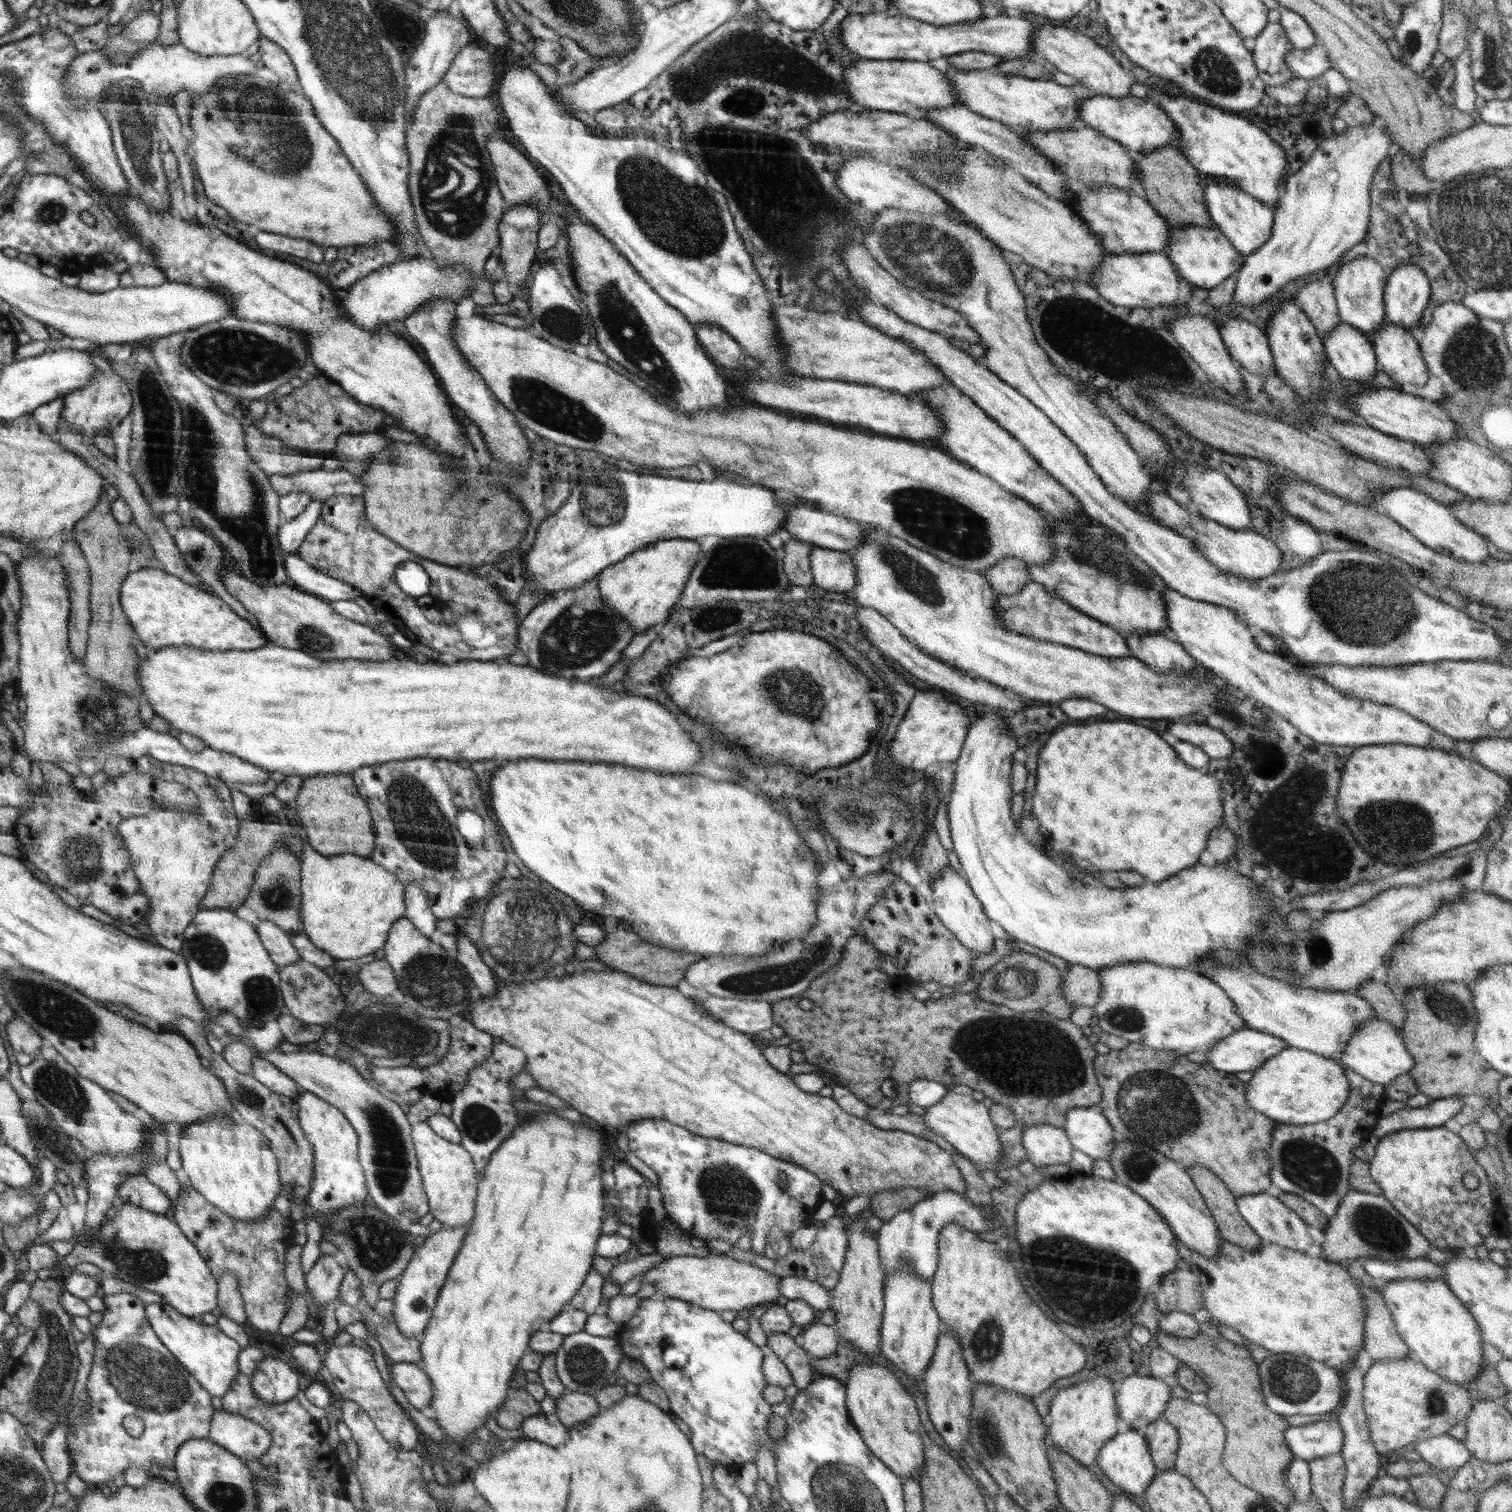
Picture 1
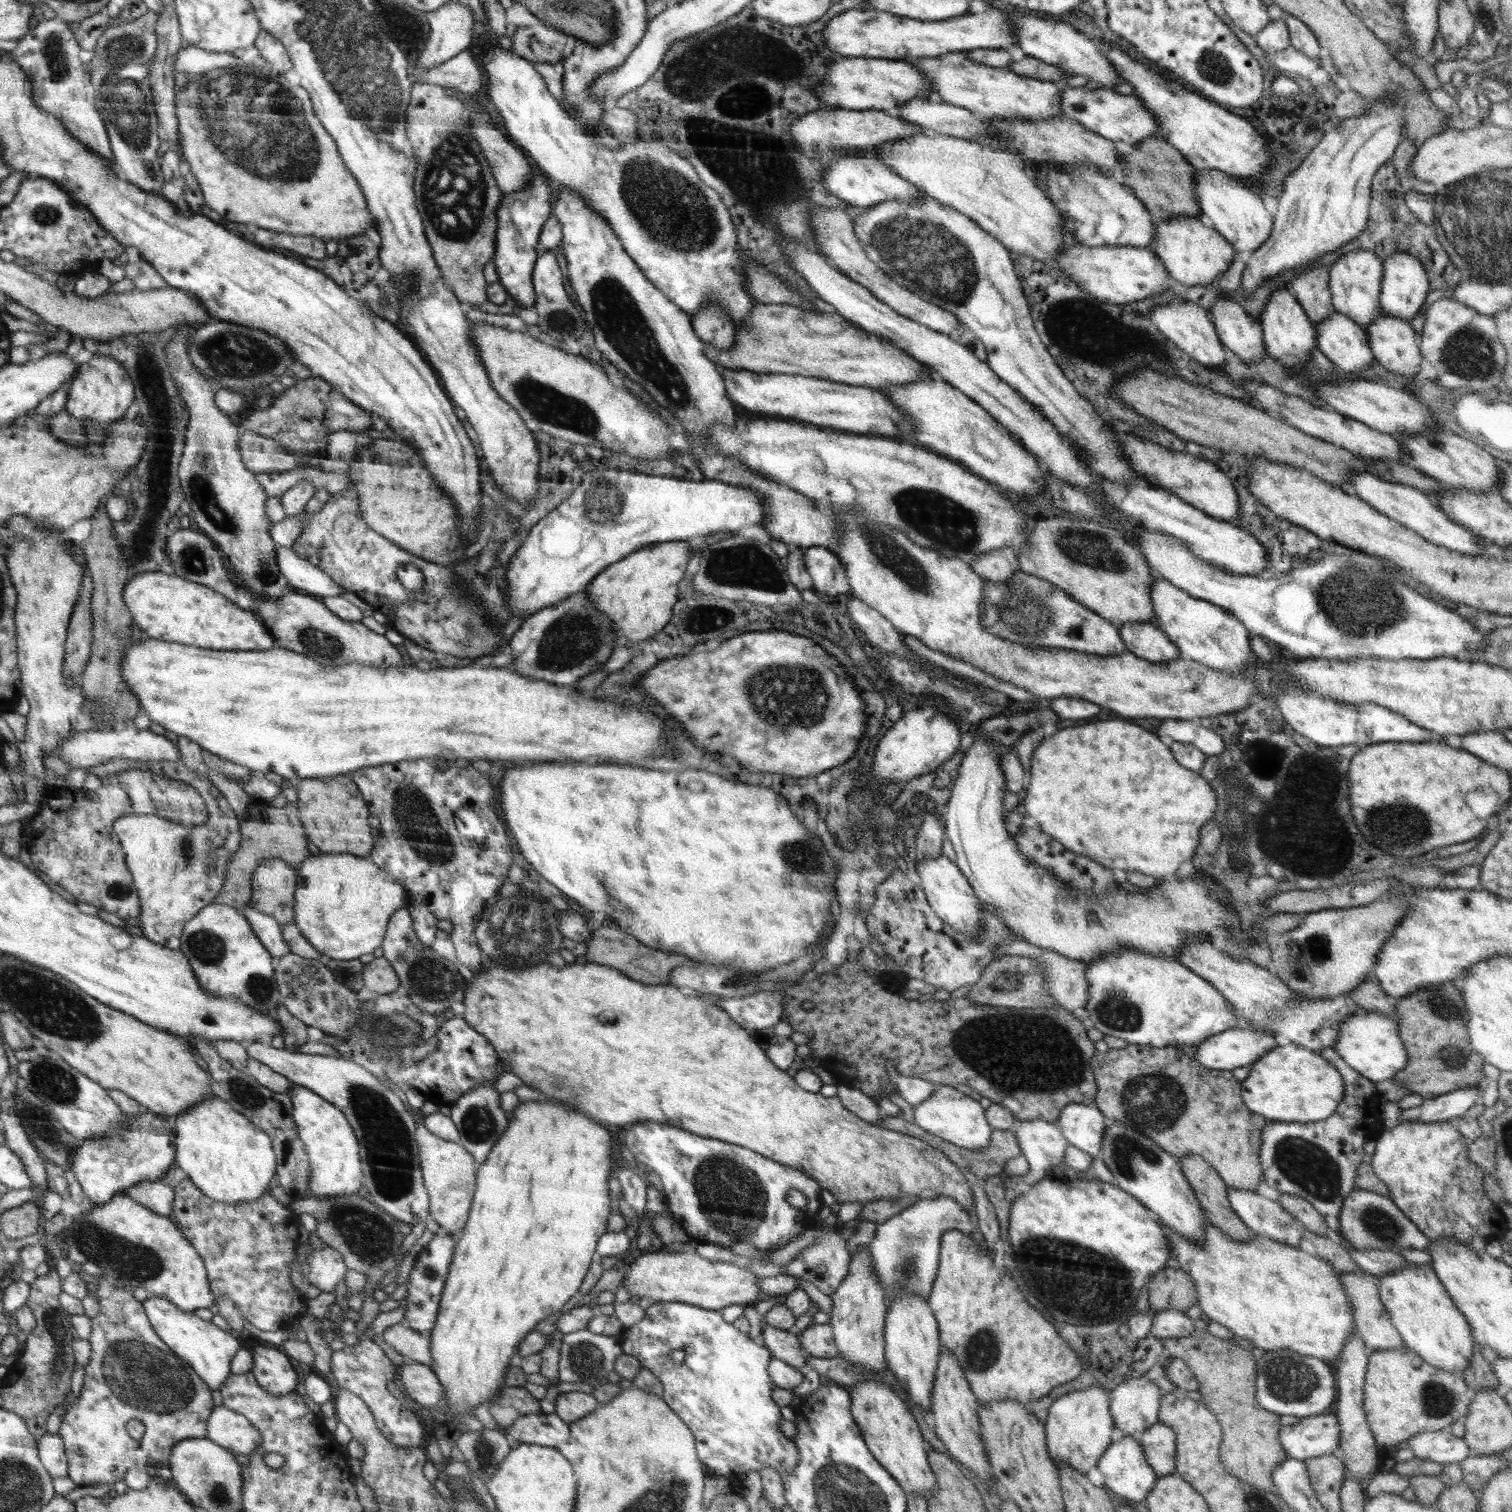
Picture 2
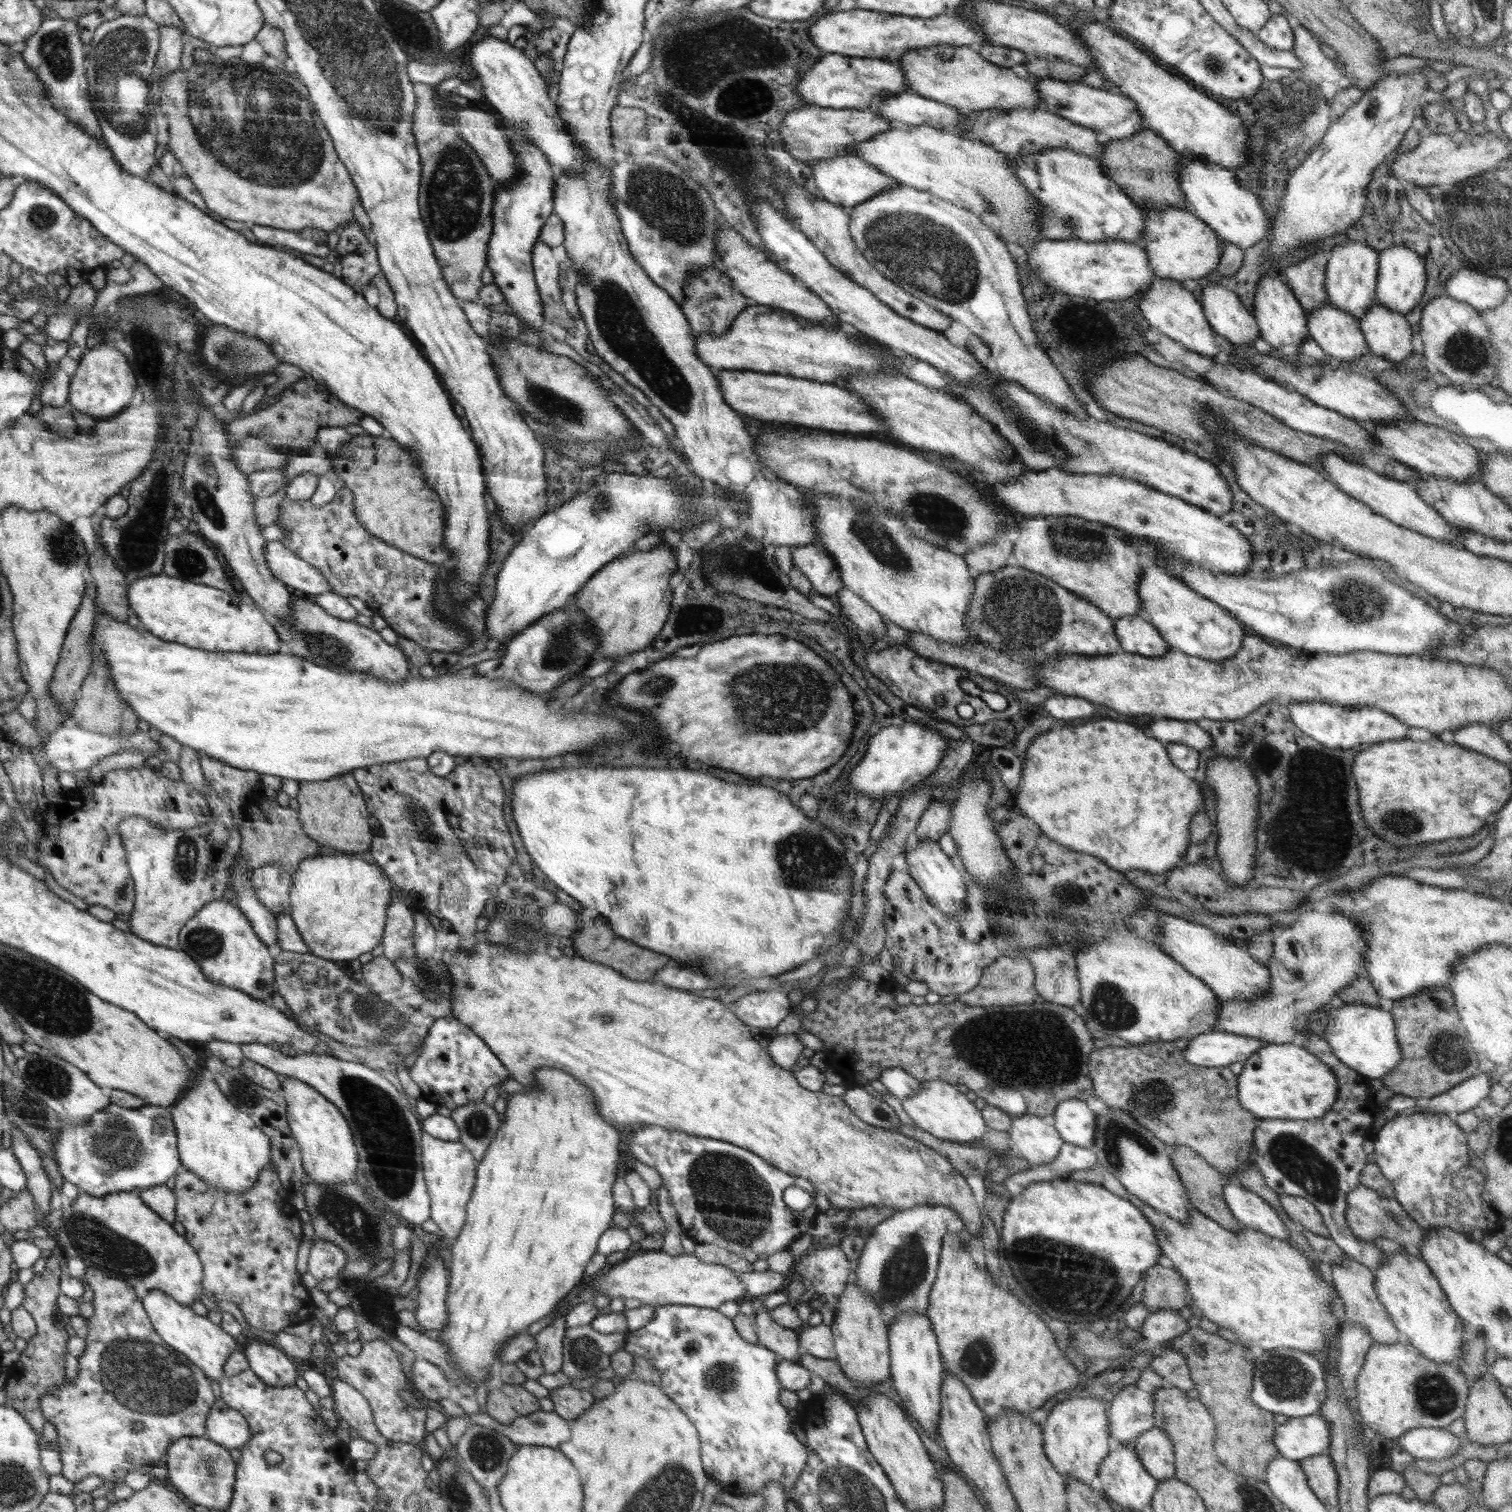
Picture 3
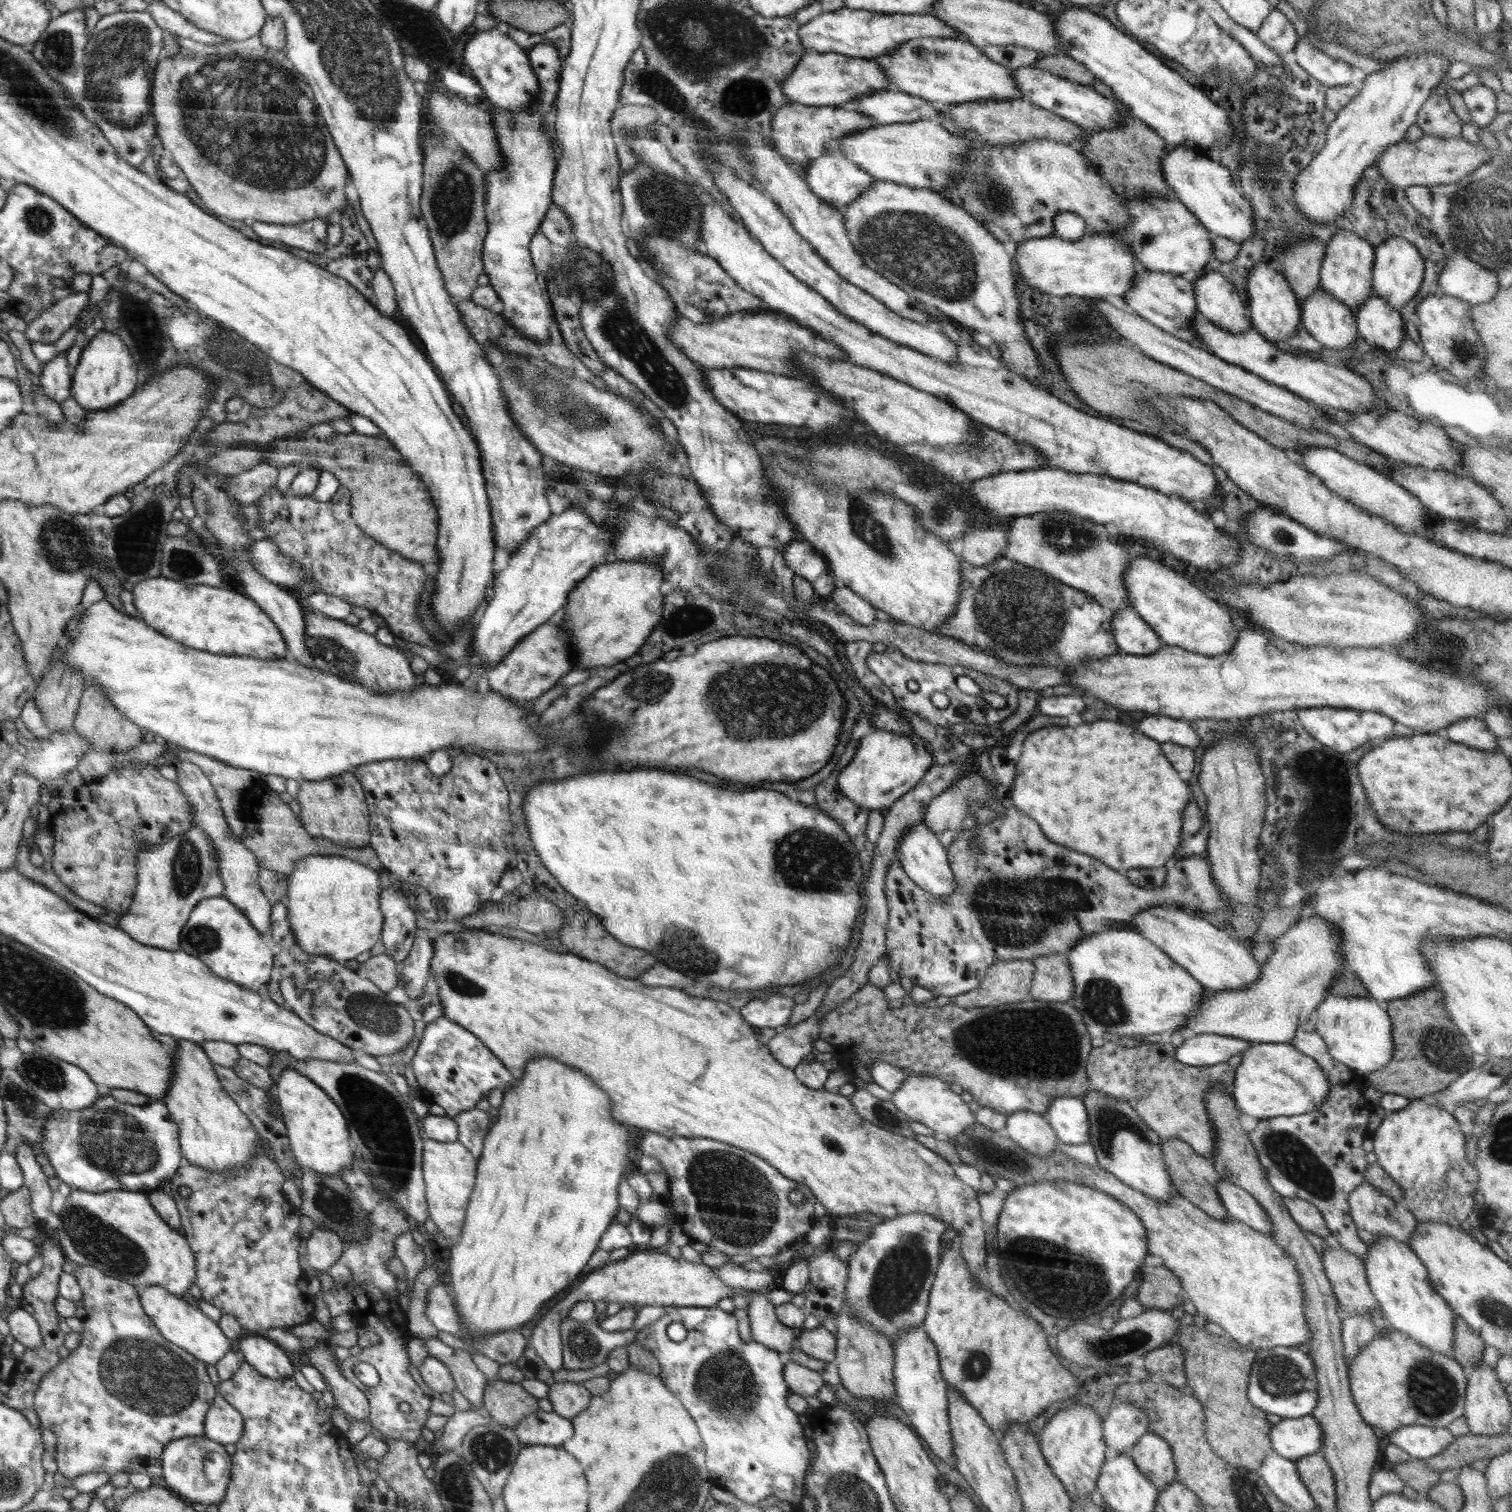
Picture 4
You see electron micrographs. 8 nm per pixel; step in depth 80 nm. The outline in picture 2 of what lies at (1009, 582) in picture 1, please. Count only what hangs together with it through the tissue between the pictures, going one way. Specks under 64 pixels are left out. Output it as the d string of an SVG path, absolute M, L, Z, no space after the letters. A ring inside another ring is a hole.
M1008 546L987 552L977 556L971 568L984 579L992 583L1003 583L1013 579L1013 576L1020 571L1018 566L1017 553Z

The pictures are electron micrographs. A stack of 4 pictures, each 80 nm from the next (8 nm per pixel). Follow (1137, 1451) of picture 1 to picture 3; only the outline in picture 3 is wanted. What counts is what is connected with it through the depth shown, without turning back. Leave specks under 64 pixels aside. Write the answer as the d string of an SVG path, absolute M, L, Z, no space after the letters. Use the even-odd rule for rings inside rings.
M1134 1444L1112 1445L1111 1451L1100 1463L1097 1475L1103 1484L1100 1492L1107 1499L1114 1500L1118 1506L1130 1508L1130 1510L1142 1511L1149 1508L1152 1497L1160 1483L1151 1474L1148 1474L1145 1466L1139 1461L1139 1457L1134 1451Z

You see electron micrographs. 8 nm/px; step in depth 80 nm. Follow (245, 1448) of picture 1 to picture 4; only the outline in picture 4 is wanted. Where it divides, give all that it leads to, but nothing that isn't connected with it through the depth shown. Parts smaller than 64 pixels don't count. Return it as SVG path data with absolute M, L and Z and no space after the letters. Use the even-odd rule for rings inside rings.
M222 1395L213 1400L205 1420L204 1436L220 1444L236 1444L244 1434L245 1423L241 1413Z

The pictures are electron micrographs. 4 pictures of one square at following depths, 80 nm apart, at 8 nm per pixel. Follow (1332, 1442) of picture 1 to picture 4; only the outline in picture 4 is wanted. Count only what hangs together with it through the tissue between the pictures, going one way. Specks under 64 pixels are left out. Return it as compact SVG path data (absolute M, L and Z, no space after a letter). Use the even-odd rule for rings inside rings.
M1310 1414L1297 1419L1282 1419L1269 1432L1271 1448L1288 1460L1296 1460L1319 1452L1323 1432Z

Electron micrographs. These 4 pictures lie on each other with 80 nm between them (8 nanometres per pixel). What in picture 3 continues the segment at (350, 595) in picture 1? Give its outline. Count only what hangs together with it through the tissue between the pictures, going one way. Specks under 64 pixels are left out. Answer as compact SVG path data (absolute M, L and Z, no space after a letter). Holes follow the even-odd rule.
M270 541L265 546L265 559L270 572L286 586L310 596L333 592L324 575L305 560L298 558L280 541Z

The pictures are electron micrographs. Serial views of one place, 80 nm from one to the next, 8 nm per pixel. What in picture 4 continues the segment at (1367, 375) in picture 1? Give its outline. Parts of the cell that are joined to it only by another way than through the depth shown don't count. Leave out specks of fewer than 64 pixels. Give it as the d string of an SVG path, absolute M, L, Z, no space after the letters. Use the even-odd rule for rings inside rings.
M1318 289L1309 296L1308 300L1304 300L1300 304L1302 308L1301 326L1306 328L1328 350L1344 350L1344 348L1350 348L1353 343L1360 341L1360 336L1356 334L1355 313L1344 306L1335 296Z

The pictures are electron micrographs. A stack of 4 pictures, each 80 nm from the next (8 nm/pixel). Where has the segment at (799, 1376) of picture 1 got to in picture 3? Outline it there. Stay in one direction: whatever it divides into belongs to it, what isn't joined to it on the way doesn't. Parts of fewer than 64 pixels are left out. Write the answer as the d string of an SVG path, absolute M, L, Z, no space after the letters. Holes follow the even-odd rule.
M761 1304L760 1309L754 1316L755 1331L757 1332L757 1342L772 1350L776 1354L781 1354L786 1360L793 1363L798 1362L799 1337L793 1329L780 1326L771 1319L771 1311L765 1309Z

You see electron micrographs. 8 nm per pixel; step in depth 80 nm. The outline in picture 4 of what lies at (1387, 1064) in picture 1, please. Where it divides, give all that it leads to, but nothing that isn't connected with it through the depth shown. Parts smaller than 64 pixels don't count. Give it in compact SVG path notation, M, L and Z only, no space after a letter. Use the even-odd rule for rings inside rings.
M1326 995L1313 1010L1315 1031L1324 1039L1328 1054L1347 1067L1367 1076L1385 1067L1393 1057L1392 1021L1374 999Z

